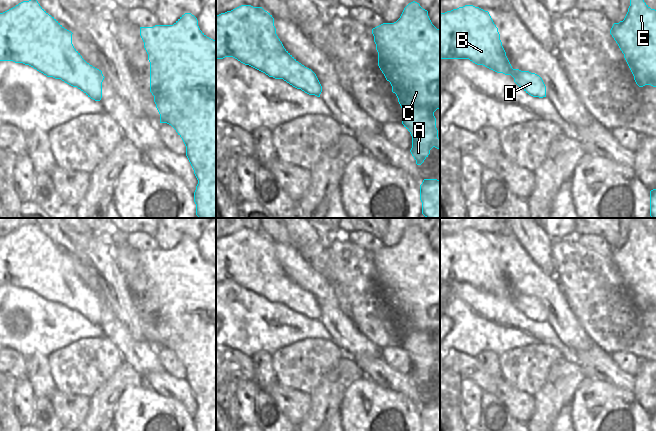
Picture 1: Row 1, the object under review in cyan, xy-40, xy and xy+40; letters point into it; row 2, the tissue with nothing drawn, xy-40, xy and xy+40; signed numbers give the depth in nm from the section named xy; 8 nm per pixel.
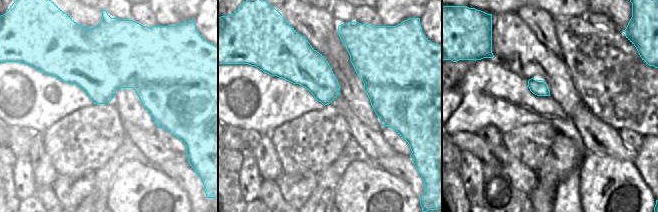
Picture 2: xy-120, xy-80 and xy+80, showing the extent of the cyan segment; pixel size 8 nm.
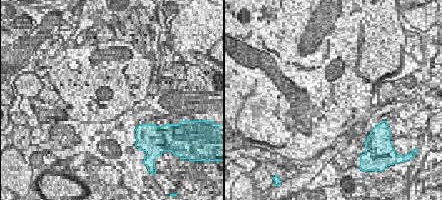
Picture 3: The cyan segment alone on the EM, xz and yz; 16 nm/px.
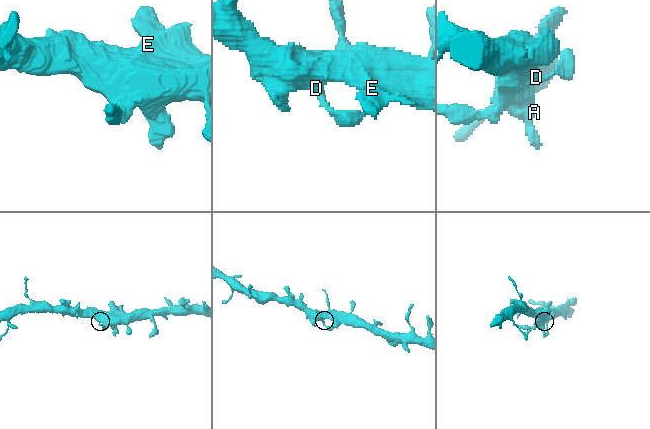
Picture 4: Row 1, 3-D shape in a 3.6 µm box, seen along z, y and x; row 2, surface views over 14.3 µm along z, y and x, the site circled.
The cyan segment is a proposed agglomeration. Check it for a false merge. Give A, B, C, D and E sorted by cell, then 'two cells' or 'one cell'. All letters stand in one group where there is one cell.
A B C D E | one cell

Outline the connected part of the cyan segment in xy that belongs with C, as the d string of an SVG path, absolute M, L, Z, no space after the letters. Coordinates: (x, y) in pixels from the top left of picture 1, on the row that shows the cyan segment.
M413 1L394 23L372 29L378 66L392 86L402 108L402 124L412 136L412 156L421 165L435 147L440 149L434 112L440 108L440 30L431 22L428 11Z

